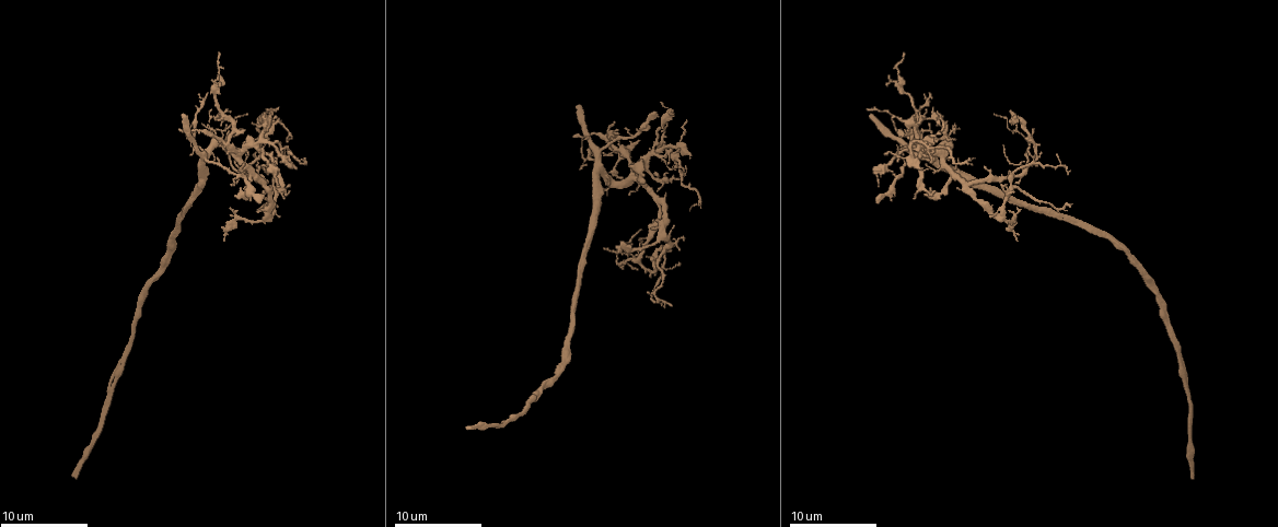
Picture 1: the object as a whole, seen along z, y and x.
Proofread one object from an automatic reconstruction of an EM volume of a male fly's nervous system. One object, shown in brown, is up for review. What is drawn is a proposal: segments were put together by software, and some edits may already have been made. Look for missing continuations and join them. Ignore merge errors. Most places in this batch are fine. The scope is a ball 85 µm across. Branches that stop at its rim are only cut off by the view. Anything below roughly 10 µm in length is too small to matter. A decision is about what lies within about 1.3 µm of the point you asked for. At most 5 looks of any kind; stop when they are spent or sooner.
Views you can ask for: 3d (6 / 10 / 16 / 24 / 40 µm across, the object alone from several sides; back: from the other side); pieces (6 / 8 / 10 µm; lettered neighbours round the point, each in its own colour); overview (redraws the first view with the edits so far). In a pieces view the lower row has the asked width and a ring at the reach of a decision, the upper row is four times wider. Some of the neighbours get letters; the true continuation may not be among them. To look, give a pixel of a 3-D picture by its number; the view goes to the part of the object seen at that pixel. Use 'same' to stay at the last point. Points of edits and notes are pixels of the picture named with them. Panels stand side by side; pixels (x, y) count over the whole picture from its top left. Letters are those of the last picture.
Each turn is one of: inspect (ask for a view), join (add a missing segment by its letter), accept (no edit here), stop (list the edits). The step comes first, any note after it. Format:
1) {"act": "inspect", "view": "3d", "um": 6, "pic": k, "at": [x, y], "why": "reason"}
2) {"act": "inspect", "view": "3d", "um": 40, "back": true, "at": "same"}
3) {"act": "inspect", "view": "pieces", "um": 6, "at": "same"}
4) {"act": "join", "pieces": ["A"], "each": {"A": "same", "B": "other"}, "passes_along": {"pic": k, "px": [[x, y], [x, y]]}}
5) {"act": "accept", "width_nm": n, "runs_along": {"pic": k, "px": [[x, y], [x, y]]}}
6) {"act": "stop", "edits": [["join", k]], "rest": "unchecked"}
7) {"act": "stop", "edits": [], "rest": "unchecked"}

{"act": "inspect", "view": "3d", "um": 10, "pic": 1, "at": [655, 115], "why": "an open end"}

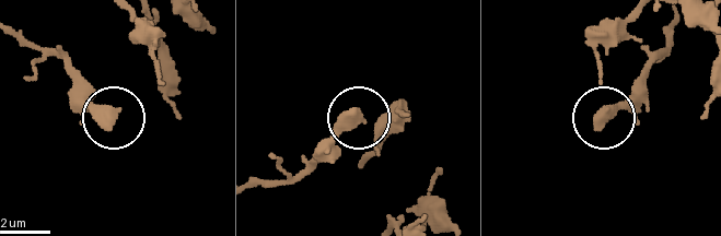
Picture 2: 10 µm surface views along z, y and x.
{"act": "inspect", "view": "pieces", "um": 6, "pic": 2, "at": [598, 122]}

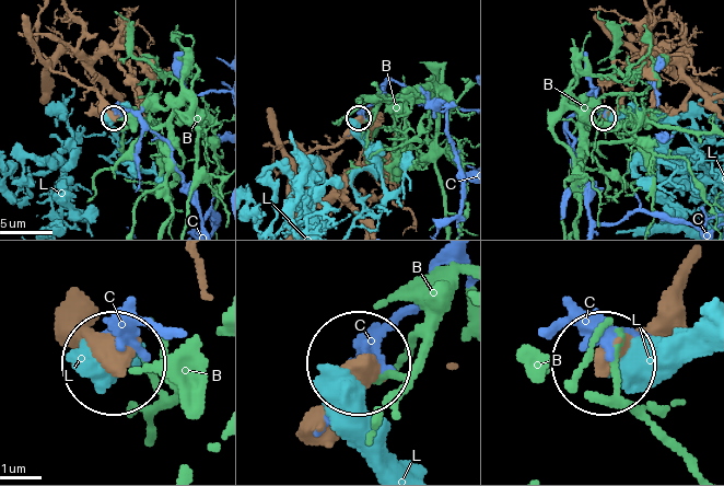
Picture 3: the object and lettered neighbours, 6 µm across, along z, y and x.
{"act": "accept", "each": {"B": "other", "C": "other", "L": "other"}, "runs_along": {"pic": 3, "px": [[678, 289], [602, 359]]}, "found": "no lettered segment goes on from it"}

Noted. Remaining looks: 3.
{"act": "inspect", "view": "pieces", "um": 6, "pic": 1, "at": [208, 96], "why": "thin end"}

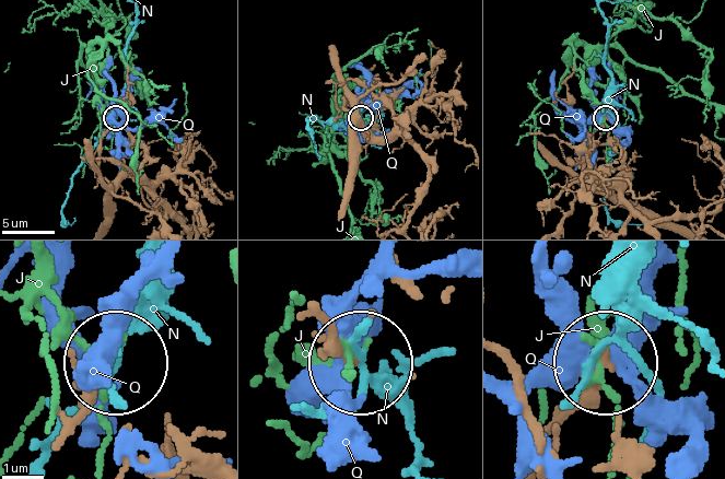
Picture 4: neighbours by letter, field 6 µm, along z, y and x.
{"act": "accept", "each": {"J": "other", "N": "other", "Q": "other"}, "found": "no lettered segment goes on from it"}

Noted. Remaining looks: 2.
{"act": "inspect", "view": "pieces", "um": 6, "pic": 1, "at": [1068, 171], "why": "end of a long branch"}

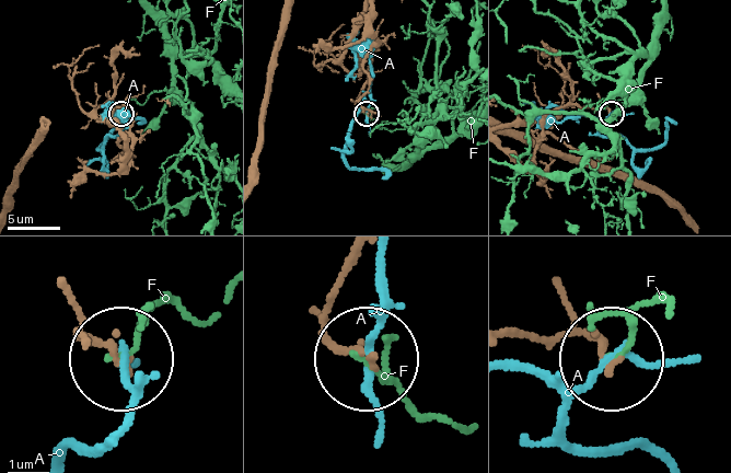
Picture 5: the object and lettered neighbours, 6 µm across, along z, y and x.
{"act": "accept", "each": {"A": "other", "F": "other"}, "runs_along": {"pic": 5, "px": [[509, 332], [582, 332], [610, 359]]}, "found": "no lettered segment goes on from it"}

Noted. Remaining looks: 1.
{"act": "stop", "edits": [], "rest": "unchecked"}

